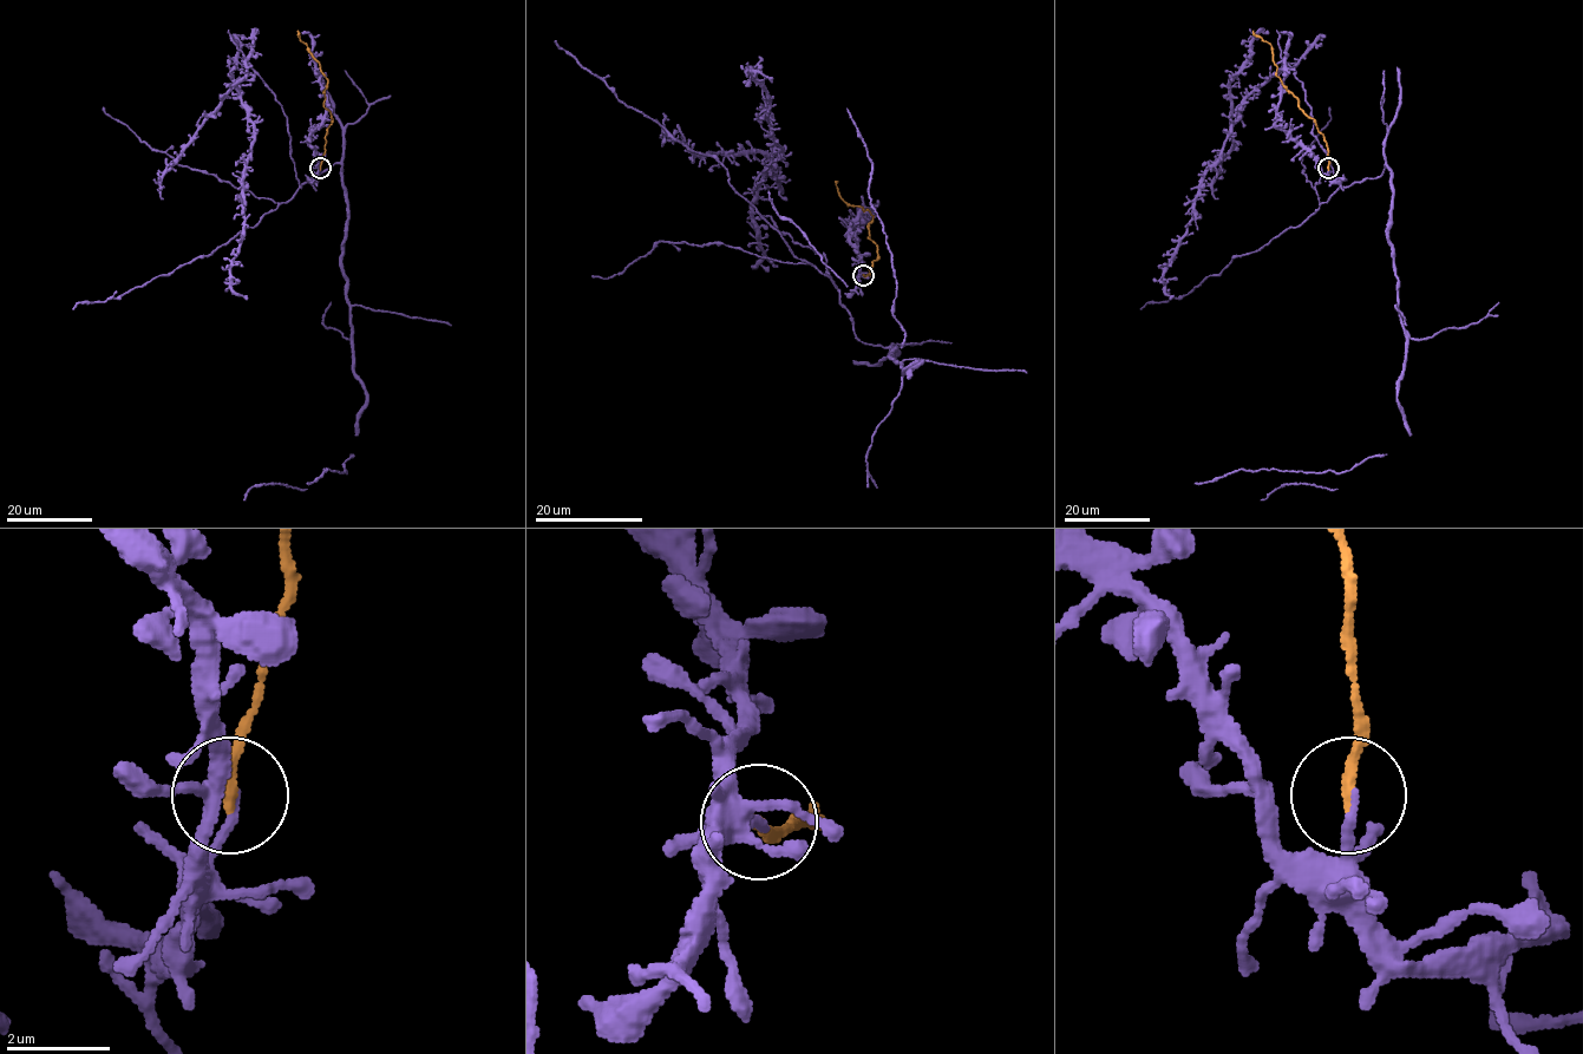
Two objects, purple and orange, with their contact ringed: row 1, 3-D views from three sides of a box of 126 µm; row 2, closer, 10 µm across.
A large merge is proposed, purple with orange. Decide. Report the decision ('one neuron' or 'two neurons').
two neurons

